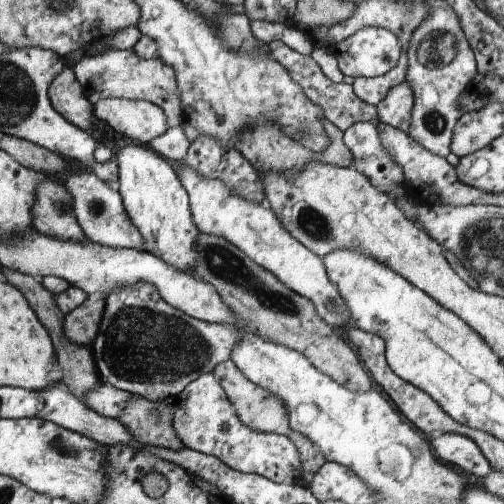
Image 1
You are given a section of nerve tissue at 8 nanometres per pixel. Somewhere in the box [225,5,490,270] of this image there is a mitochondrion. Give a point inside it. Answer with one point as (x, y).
(436, 50)

